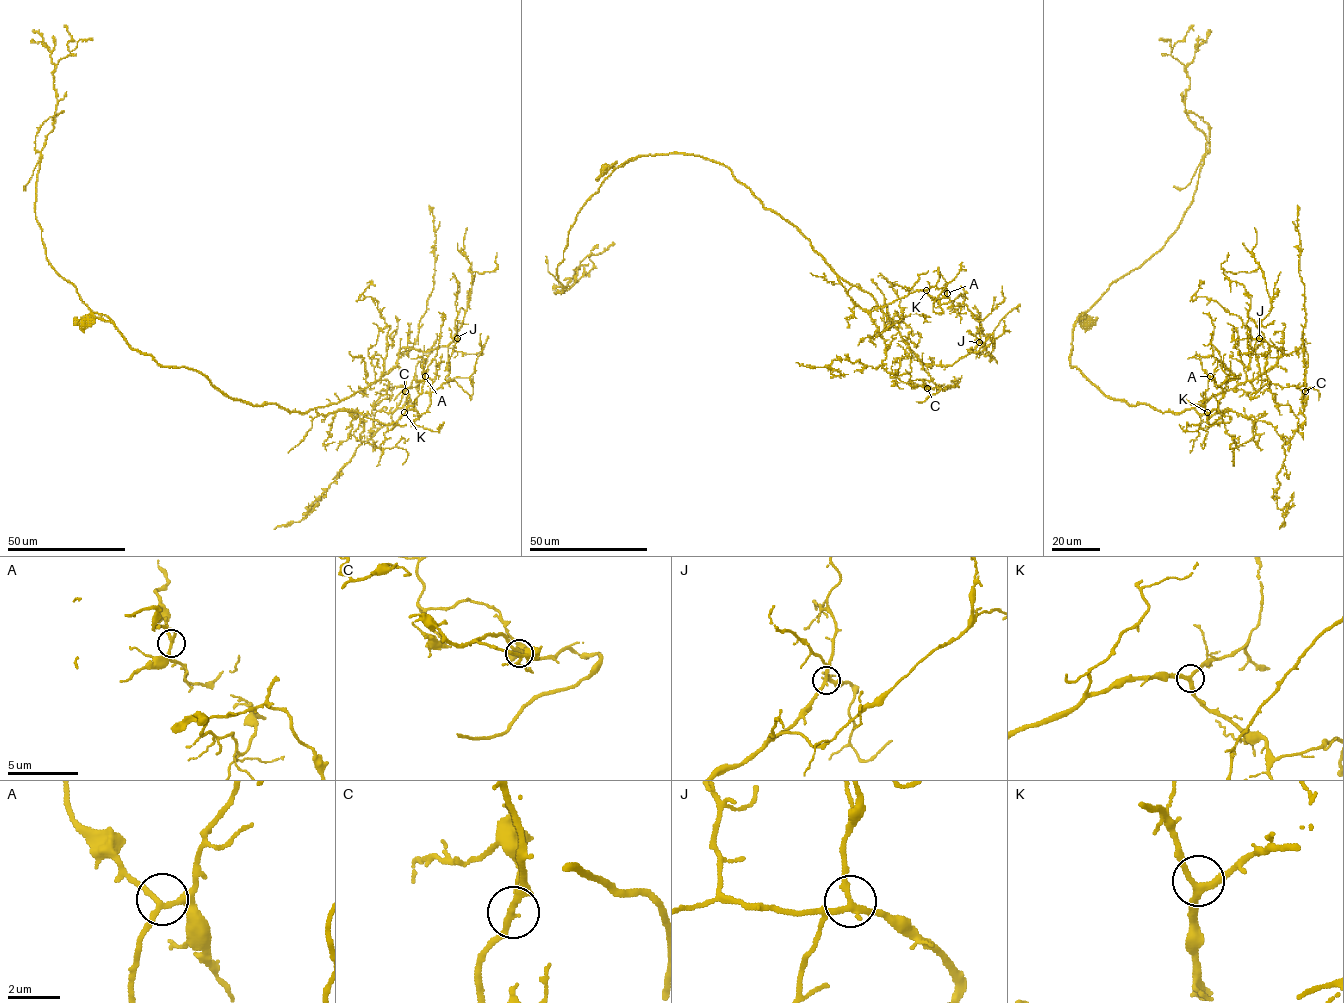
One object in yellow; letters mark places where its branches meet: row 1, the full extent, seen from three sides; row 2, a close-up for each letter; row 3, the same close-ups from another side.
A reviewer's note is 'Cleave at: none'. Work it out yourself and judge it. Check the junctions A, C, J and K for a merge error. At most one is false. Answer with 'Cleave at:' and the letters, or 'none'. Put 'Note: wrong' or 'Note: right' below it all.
Cleave at: C
Note: wrong

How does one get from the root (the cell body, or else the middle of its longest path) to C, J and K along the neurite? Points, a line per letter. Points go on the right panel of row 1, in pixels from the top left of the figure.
C: (1086, 324), (1083, 312), (1073, 330), (1070, 365), (1128, 405), (1183, 412), (1253, 379), (1303, 385), (1305, 391)
J: (1086, 324), (1083, 312), (1070, 365), (1105, 396), (1161, 412), (1183, 412), (1267, 372), (1282, 349), (1259, 338)
K: (1086, 324), (1083, 312), (1073, 330), (1070, 364), (1105, 396), (1161, 412), (1228, 410), (1211, 424), (1207, 412)

